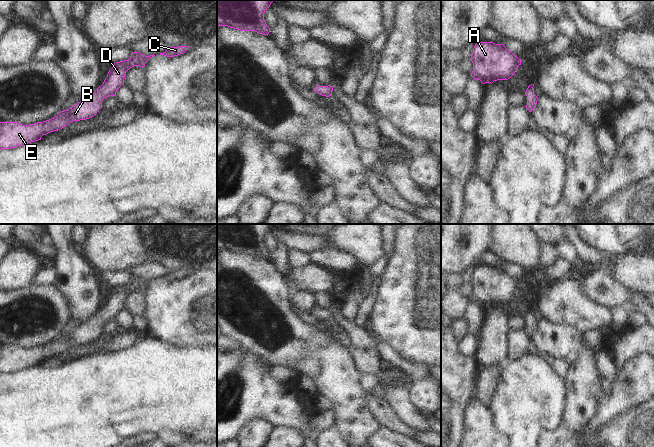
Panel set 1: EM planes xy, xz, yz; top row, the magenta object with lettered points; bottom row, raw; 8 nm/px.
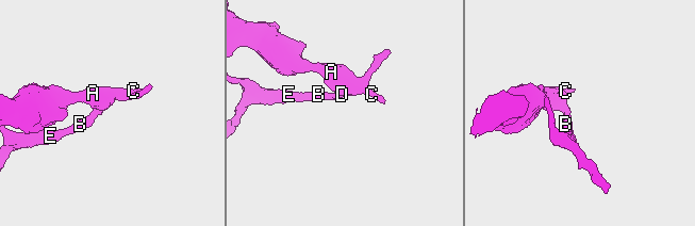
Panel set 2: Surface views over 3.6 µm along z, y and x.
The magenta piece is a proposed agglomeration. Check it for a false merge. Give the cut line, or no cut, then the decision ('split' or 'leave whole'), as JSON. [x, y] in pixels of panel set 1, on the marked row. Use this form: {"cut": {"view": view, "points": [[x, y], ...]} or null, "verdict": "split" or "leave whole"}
{"cut": null, "verdict": "leave whole"}

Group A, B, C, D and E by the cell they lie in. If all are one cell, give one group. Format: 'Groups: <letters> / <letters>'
Groups: A B C D E

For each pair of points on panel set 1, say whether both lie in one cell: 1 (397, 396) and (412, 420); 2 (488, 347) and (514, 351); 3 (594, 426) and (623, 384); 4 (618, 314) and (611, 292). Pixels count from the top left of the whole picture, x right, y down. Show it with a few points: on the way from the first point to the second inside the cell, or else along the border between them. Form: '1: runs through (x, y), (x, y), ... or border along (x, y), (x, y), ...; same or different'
1: runs through (400, 402), (407, 414); same
2: border along (510, 329), (507, 335), (508, 352), (506, 360); different
3: runs through (603, 416), (623, 394); same
4: border along (626, 305), (618, 305), (611, 308); different

